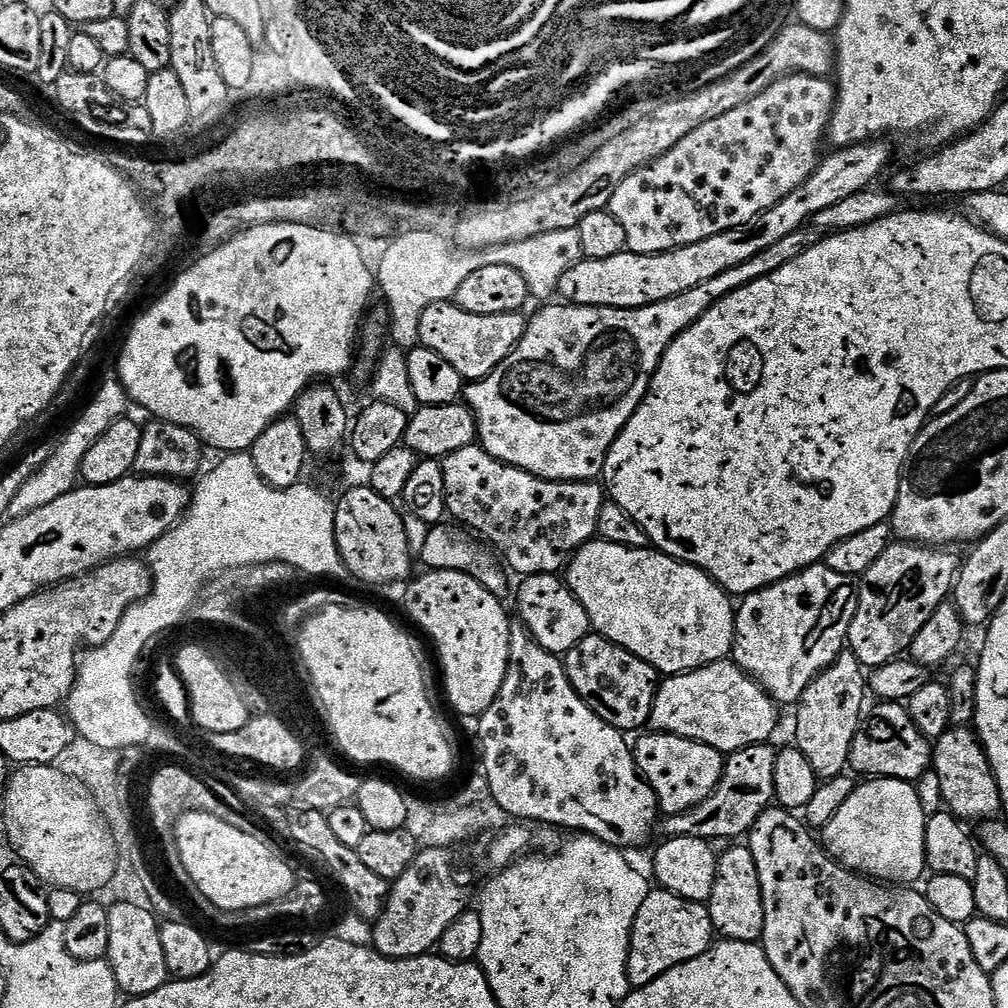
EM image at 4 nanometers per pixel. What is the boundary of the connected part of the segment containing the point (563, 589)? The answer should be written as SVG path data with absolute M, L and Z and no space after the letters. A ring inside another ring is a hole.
M543 572L525 576L519 583L520 589L516 592L516 608L520 611L518 620L536 639L538 646L550 650L556 656L563 657L565 652L574 650L574 646L578 646L582 638L590 635L592 623L586 610L582 610L582 602L574 598L567 583L559 575Z

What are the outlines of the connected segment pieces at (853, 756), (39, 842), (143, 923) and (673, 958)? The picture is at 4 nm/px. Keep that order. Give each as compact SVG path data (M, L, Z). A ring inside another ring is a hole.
M880 702L875 706L877 708L873 712L871 709L861 719L860 729L854 738L854 746L848 759L851 771L868 772L864 774L889 780L919 781L919 776L924 771L929 771L933 745L920 733L918 726L914 726L903 703Z
M26 764L17 767L9 775L8 783L3 785L2 792L4 792L4 832L8 835L8 844L20 855L17 856L19 863L25 864L30 870L34 870L34 874L38 874L41 882L52 888L65 888L66 890L74 890L81 894L87 894L87 892L88 894L95 894L98 890L102 890L102 886L106 886L106 882L110 882L110 878L114 878L118 855L116 838L109 830L108 823L106 823L104 816L100 813L100 808L94 802L94 798L86 790L86 786L82 786L82 782L62 774L62 770L58 770L50 764Z
M116 904L108 909L110 918L110 944L106 957L108 965L114 970L116 986L125 997L145 996L167 984L170 977L166 970L166 957L162 955L162 938L160 937L160 924L152 912L142 910L142 906L129 904Z
M649 891L646 902L642 902L642 910L638 910L638 918L634 918L630 934L629 985L633 989L646 986L654 982L654 978L666 974L666 970L674 970L674 966L682 966L690 962L690 958L706 954L713 943L714 929L707 904L687 900L673 892Z

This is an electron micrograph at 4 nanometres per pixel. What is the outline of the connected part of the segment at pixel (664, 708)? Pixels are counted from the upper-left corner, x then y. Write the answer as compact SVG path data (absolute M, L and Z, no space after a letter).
M731 659L719 660L705 668L695 668L693 672L667 677L656 689L650 728L651 731L663 732L666 736L681 736L705 744L722 754L731 754L746 746L769 743L776 732L776 723L780 720L779 711L781 709L776 701L758 681L746 675Z

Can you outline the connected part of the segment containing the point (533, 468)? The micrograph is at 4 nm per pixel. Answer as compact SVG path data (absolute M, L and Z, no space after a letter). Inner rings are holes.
M802 227L794 234L786 234L786 238L774 242L774 246L754 254L754 258L694 286L694 290L686 290L686 294L678 294L650 306L591 308L563 302L545 303L541 307L544 309L534 313L532 320L530 316L525 323L522 338L513 352L486 378L469 383L463 393L463 403L471 408L472 417L476 420L480 447L486 450L486 454L498 458L498 462L506 462L543 480L599 481L604 474L604 463L610 446L614 446L618 434L644 401L644 395L652 385L652 376L665 350L719 300L750 282L758 282L758 278L774 274L774 270L782 270L786 262L794 262L794 258L806 254L806 250L822 242L825 235L825 229Z

